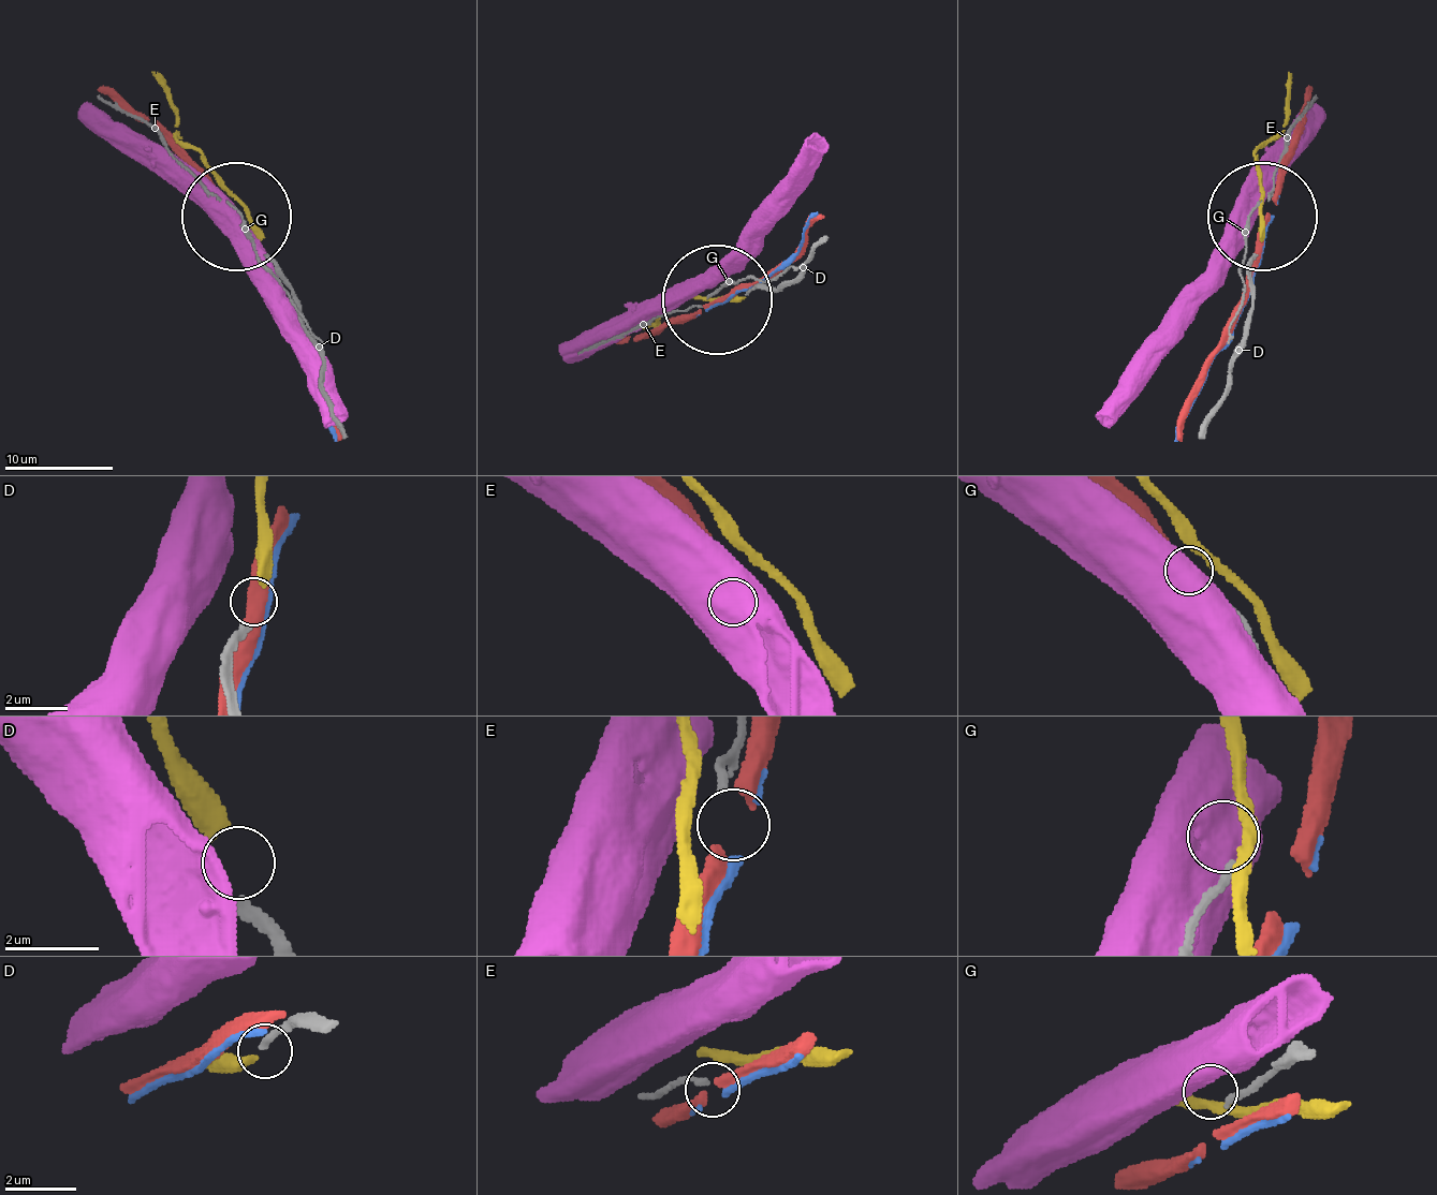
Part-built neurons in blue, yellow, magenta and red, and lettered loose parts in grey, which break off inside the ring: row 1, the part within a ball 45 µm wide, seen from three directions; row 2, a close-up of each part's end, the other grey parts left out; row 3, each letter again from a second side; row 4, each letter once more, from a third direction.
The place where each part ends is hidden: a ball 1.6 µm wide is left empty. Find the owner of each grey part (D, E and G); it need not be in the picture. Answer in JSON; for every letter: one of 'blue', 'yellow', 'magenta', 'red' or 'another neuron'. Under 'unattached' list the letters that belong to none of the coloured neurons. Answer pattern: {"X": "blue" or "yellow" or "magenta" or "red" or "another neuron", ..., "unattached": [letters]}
{"D": "yellow", "E": "blue", "G": "another neuron", "unattached": ["G"]}

